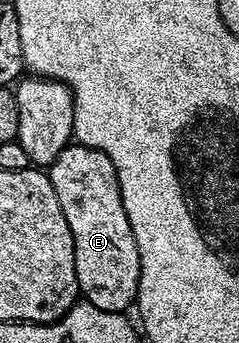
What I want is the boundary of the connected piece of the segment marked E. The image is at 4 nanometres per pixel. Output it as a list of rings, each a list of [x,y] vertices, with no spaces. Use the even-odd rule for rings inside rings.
[[[69,142],[62,154],[58,154],[58,158],[47,169],[47,173],[54,186],[54,194],[58,194],[62,214],[66,214],[70,234],[74,234],[74,262],[80,296],[87,303],[98,306],[98,310],[124,312],[128,307],[131,309],[136,303],[136,291],[140,281],[140,259],[138,242],[134,242],[134,230],[130,230],[130,218],[126,218],[126,210],[122,206],[122,194],[114,162],[110,162],[110,158],[102,150],[79,142]]]

